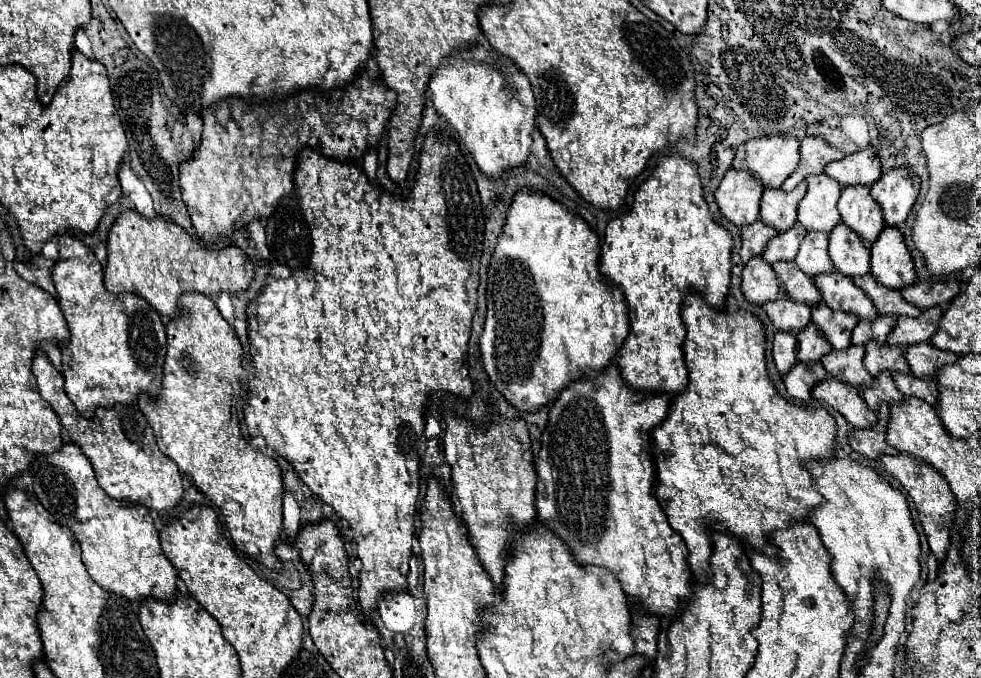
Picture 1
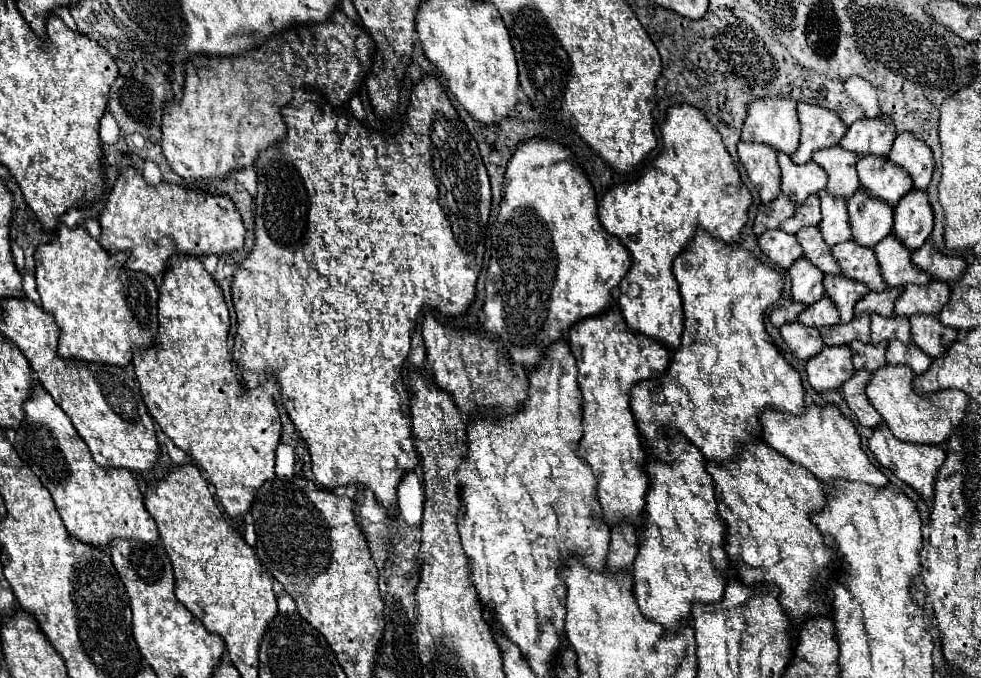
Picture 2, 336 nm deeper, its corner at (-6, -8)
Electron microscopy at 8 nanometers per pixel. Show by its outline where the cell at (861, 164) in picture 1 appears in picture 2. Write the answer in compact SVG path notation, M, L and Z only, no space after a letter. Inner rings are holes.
M879 115L875 119L859 119L849 125L841 139L841 147L859 155L887 155L895 141L895 125L889 115Z

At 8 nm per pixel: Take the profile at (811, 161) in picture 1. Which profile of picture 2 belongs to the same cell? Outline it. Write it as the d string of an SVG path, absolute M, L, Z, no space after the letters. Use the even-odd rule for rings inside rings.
M797 103L799 121L801 121L801 139L797 151L791 155L793 161L805 163L811 159L815 149L827 149L841 141L847 125L839 119L837 113L811 103Z

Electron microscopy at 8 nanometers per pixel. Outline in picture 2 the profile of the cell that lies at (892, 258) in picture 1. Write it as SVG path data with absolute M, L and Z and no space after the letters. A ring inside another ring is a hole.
M911 189L895 207L895 235L909 249L919 249L933 231L933 209L927 191Z

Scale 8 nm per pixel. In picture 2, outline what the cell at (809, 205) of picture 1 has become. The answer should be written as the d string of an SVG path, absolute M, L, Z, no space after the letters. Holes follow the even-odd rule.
M833 145L827 149L815 151L813 161L817 161L829 175L827 191L847 199L857 191L859 187L859 177L855 171L857 153L849 153L841 149L841 145Z

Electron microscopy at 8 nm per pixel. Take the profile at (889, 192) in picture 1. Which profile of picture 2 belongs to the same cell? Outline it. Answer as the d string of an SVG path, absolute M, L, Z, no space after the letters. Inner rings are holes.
M899 133L889 151L889 159L909 171L913 187L927 189L933 175L933 153L925 141L917 139L913 133Z

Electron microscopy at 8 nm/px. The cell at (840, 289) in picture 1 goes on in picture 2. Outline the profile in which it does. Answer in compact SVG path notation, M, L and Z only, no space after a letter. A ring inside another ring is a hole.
M849 239L843 243L837 243L833 247L833 255L837 263L843 269L843 275L849 279L863 281L871 291L885 291L885 281L881 277L879 261L873 253L873 249L857 245L857 241Z

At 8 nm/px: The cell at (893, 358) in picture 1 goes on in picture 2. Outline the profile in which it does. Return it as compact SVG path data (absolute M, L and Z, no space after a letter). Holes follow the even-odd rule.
M877 313L871 315L871 343L879 345L889 339L899 339L909 343L911 333L909 333L909 319L907 317L881 317Z

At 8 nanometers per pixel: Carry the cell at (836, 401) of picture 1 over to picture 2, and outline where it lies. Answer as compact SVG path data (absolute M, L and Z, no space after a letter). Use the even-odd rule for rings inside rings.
M847 345L823 347L817 357L811 357L811 361L805 363L805 369L811 387L819 393L843 385L855 371Z

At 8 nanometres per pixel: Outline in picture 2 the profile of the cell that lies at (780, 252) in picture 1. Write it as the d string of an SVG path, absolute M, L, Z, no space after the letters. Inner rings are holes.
M811 195L807 197L805 203L801 203L795 209L795 215L785 219L781 223L781 229L785 233L797 233L797 229L805 227L805 225L819 225L821 221L821 209L819 209L819 195Z

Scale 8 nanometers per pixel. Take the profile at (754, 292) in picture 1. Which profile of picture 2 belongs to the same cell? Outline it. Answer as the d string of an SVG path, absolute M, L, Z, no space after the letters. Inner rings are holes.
M781 229L765 231L759 237L759 247L773 263L777 263L783 269L789 269L789 265L803 255L803 249L801 249L797 237L783 233Z

